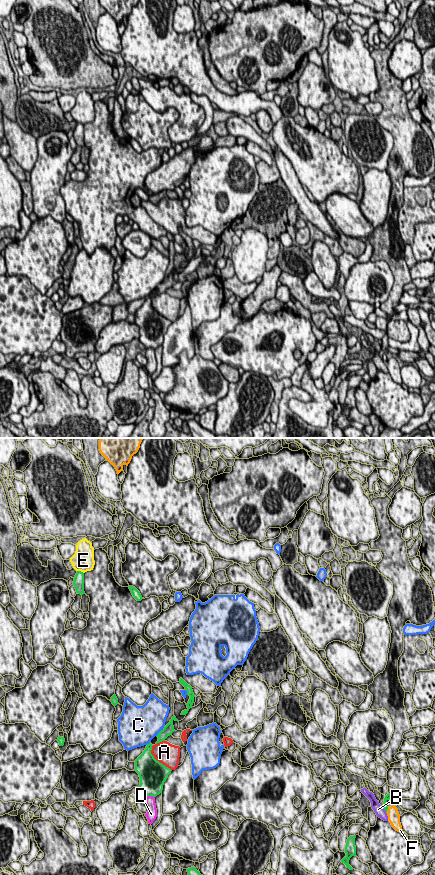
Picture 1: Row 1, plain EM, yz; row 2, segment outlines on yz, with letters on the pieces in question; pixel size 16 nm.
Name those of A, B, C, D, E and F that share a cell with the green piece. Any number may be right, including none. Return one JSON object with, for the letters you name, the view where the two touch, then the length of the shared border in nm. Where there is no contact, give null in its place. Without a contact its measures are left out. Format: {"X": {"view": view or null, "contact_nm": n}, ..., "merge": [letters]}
{"merge": []}

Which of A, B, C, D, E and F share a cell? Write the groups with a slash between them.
A / B / C / D / E / F

